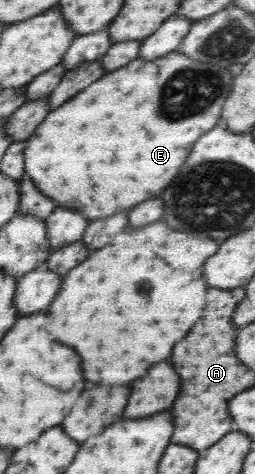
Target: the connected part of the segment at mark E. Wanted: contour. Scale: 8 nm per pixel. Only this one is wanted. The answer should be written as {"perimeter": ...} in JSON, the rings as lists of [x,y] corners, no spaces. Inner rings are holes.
{"perimeter":[[[180,50],[169,52],[160,58],[154,60],[142,60],[136,58],[132,62],[128,62],[126,66],[107,72],[100,77],[96,82],[89,84],[84,90],[75,94],[70,100],[66,100],[60,108],[50,111],[45,119],[37,126],[37,130],[25,141],[25,148],[23,151],[24,158],[24,173],[30,176],[30,180],[34,182],[34,186],[46,196],[55,207],[70,208],[80,212],[84,218],[88,220],[100,220],[112,214],[118,214],[122,210],[130,210],[136,204],[150,200],[150,198],[158,198],[162,194],[162,190],[174,180],[174,174],[178,174],[178,168],[186,163],[186,158],[190,154],[190,148],[199,140],[202,134],[209,132],[216,127],[216,123],[222,118],[222,107],[228,93],[232,89],[234,83],[234,75],[230,68],[220,68],[216,64],[200,64],[188,58],[186,54],[182,54]]]}

